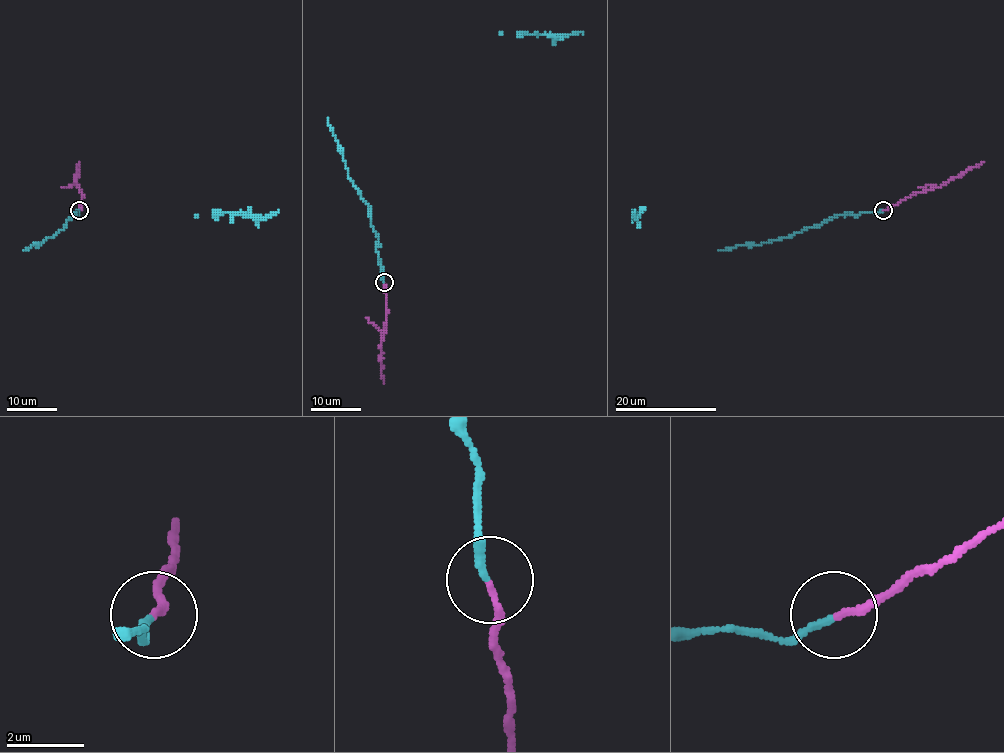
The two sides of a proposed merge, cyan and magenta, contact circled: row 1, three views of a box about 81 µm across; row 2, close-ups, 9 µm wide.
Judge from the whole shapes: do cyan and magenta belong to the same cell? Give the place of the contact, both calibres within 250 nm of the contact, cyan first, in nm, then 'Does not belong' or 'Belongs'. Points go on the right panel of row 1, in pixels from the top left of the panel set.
Place: (883, 210). Thickness 180 nm (cyan) against 160 nm. Does not belong

